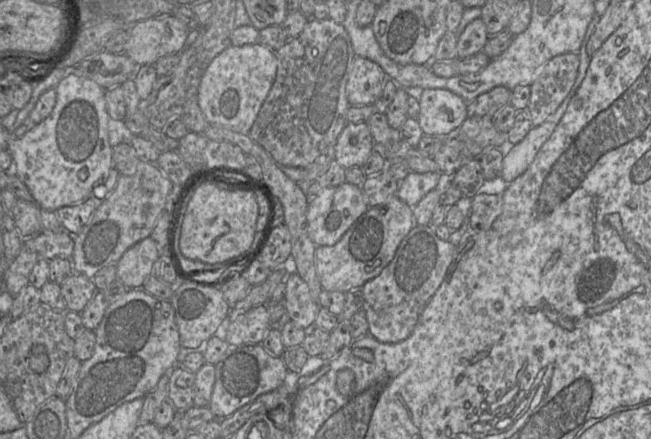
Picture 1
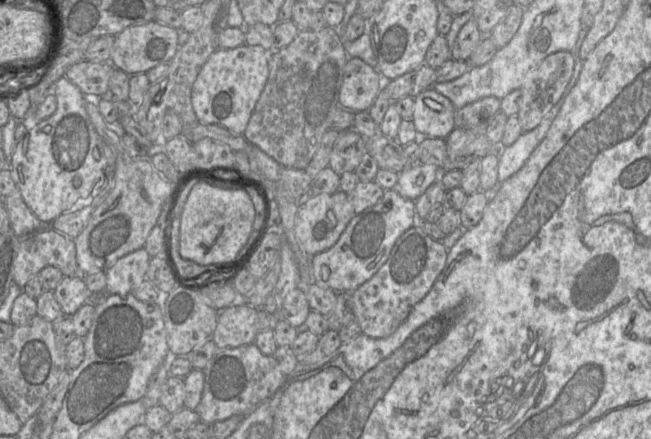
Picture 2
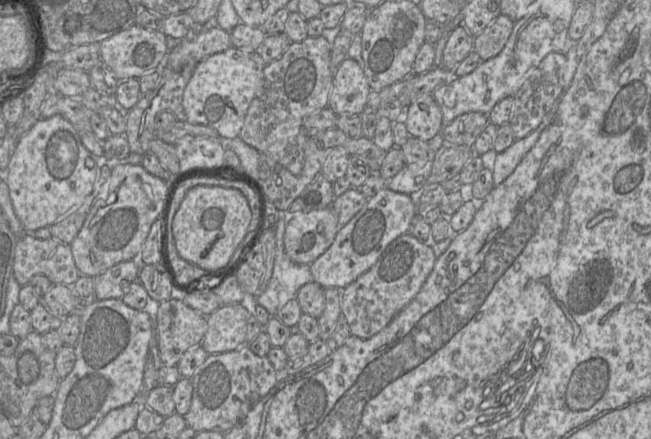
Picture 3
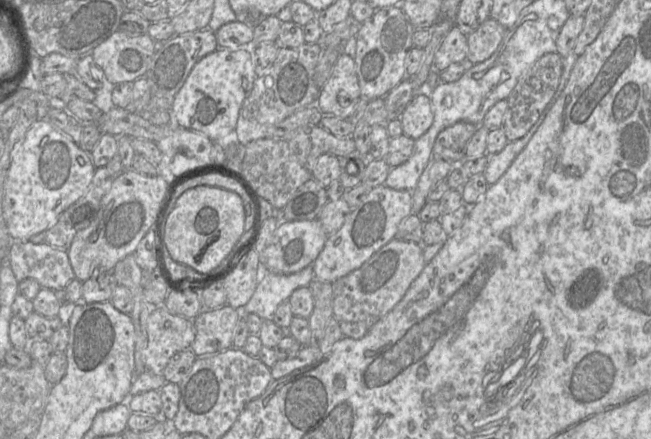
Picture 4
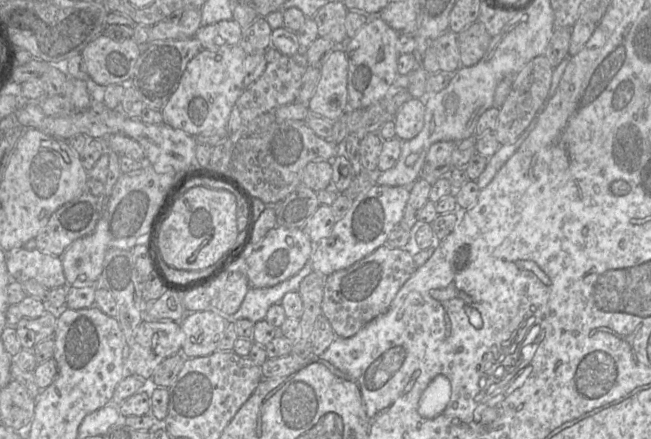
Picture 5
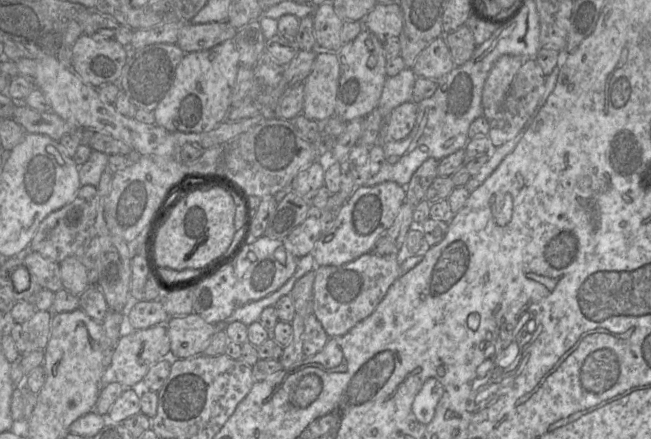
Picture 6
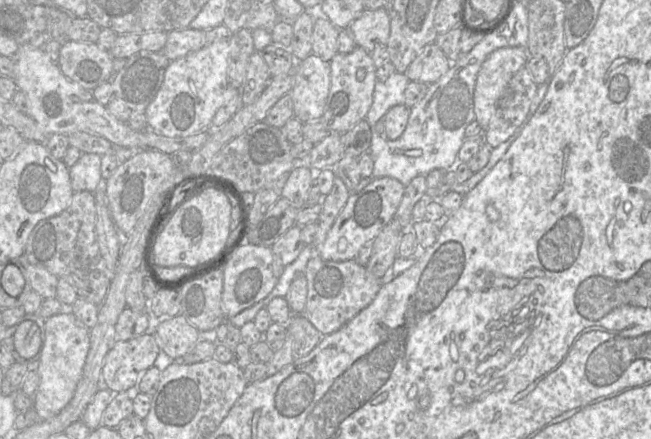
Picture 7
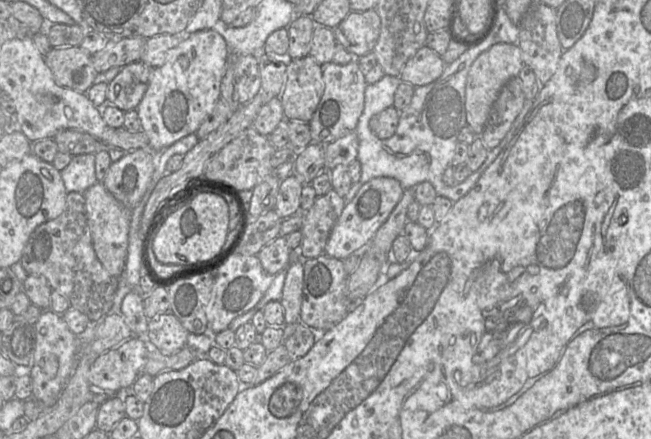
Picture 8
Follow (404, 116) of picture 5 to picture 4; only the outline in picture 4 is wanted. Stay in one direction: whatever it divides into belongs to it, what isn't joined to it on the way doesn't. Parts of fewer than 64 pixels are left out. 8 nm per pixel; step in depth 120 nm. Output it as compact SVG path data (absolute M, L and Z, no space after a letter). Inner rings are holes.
M418 91L400 117L403 135L416 140L428 131L433 120L429 91Z

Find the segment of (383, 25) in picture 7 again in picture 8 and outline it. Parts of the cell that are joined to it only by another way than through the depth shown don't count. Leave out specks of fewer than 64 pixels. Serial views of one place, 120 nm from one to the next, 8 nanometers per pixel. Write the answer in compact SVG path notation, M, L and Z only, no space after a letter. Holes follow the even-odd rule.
M375 9L351 11L334 30L338 44L355 57L372 52L380 34L381 20Z

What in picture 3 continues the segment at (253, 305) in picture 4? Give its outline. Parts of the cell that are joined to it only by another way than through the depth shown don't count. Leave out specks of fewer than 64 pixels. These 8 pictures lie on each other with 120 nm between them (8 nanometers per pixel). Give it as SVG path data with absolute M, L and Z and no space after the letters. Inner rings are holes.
M282 213L274 227L276 250L272 277L265 291L256 298L257 304L264 307L271 317L296 298L302 286L313 281L310 265L294 263L286 255L284 233L288 217Z

